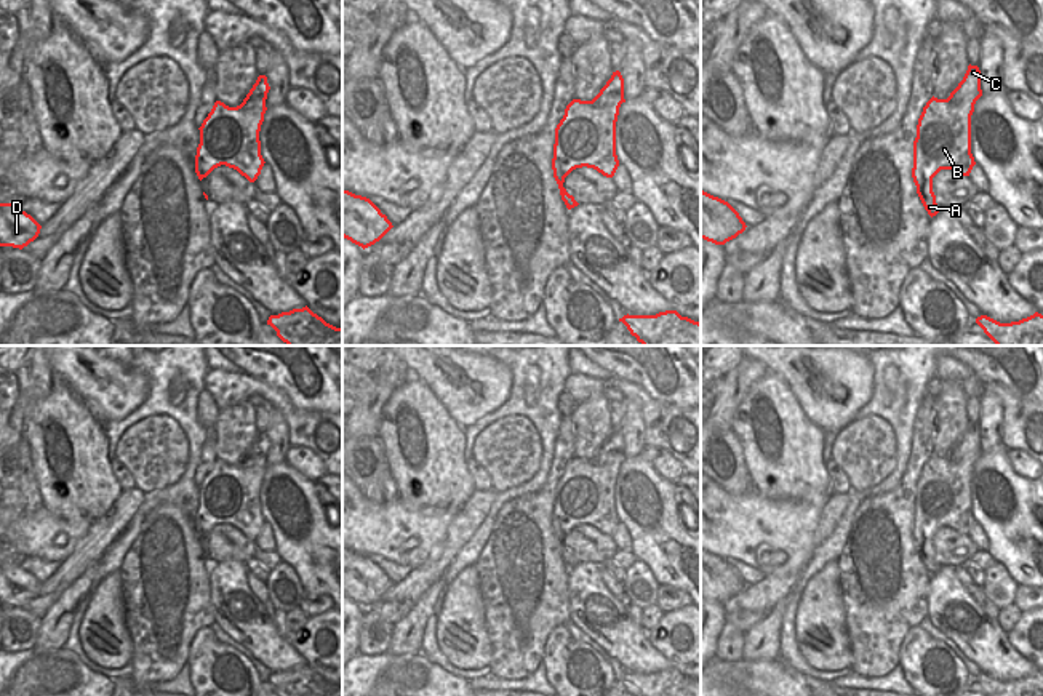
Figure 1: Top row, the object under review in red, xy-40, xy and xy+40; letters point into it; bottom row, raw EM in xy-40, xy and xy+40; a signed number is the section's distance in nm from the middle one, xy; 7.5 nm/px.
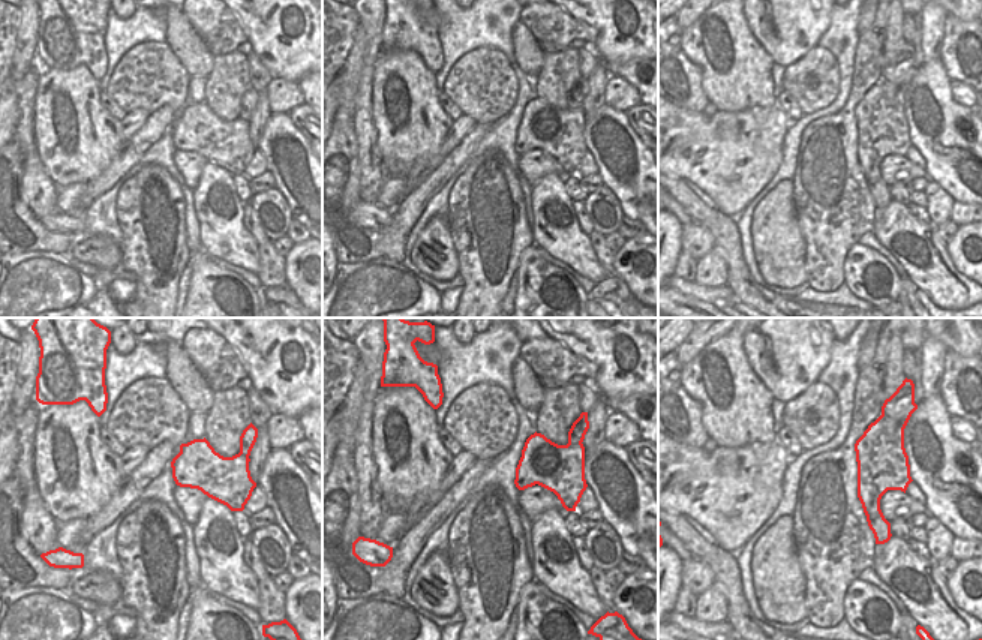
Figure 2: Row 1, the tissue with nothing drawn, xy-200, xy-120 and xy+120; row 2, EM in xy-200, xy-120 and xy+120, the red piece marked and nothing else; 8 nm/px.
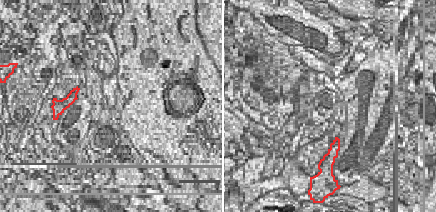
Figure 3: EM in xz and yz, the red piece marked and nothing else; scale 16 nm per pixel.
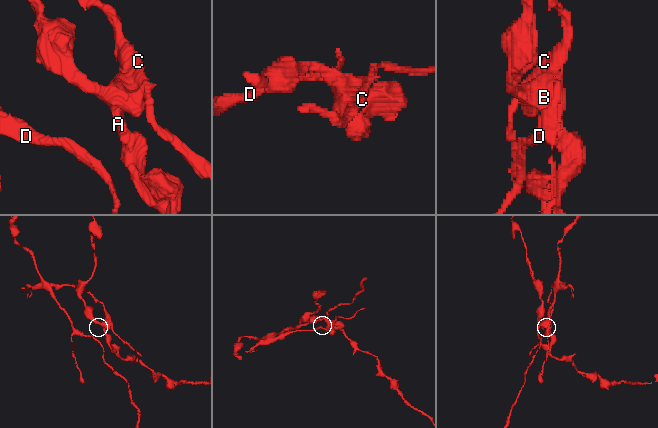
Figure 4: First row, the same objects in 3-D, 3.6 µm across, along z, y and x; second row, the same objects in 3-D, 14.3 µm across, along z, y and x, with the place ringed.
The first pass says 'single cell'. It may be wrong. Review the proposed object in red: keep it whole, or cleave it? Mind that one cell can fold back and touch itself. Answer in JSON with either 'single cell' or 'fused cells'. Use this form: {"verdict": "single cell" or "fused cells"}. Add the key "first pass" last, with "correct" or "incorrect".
{"verdict": "fused cells", "first pass": "incorrect"}

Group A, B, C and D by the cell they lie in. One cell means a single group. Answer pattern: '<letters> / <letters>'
A B / C D

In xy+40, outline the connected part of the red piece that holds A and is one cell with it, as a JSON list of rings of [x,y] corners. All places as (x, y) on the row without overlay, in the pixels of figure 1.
[[[933,454],[918,477],[912,536],[917,552],[931,576],[941,568],[933,550],[933,536],[941,528],[969,534],[976,523],[971,512],[974,462],[974,458],[953,462],[950,458]]]

